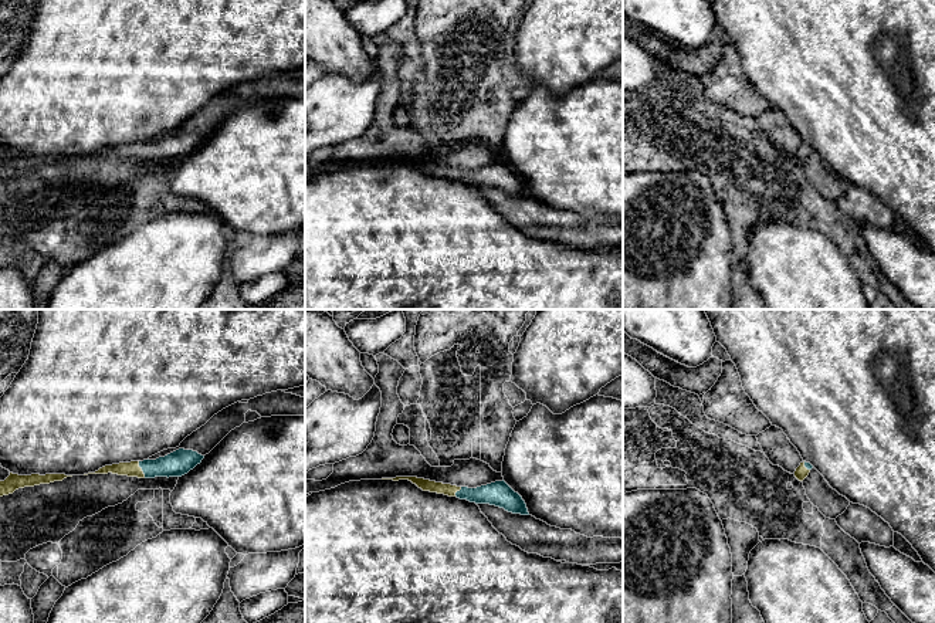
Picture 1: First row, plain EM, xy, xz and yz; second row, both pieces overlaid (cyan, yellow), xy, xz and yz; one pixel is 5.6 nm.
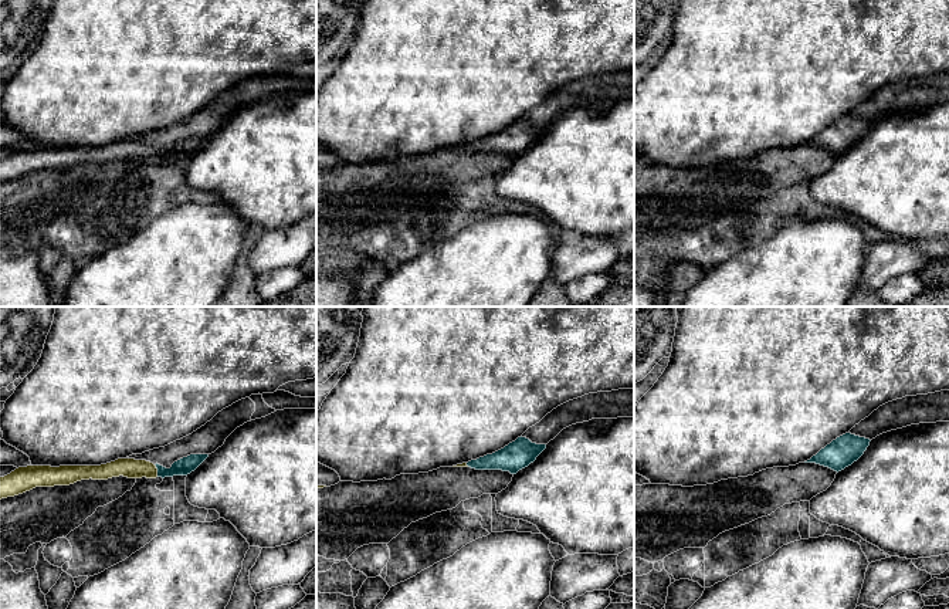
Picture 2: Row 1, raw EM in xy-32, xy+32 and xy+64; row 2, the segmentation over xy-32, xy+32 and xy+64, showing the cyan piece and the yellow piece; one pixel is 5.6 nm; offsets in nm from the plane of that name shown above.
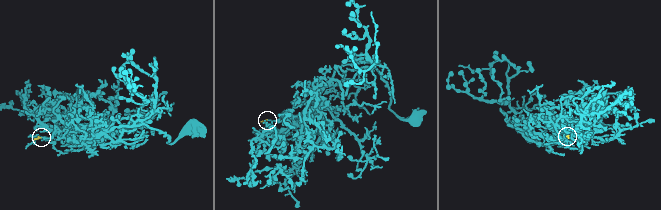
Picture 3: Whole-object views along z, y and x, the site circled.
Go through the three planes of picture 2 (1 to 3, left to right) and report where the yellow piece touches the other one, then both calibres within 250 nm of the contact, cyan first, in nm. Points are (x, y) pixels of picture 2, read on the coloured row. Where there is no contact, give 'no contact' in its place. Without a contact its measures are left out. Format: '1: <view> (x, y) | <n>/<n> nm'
1: xy-32 (158, 470) | 100/110 nm
2: xy+32 (467, 464) | 140/30 nm
3: no contact

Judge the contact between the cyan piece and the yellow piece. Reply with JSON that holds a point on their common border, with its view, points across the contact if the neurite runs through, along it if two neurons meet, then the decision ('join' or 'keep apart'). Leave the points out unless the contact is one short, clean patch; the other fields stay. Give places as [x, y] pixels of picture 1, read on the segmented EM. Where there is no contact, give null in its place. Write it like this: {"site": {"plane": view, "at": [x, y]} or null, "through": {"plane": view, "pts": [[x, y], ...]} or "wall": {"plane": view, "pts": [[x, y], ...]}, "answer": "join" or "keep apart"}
{"site": {"plane": "xy", "at": [142, 470]}, "through": {"plane": "xy", "pts": [[180, 461], [142, 470], [132, 469]]}, "answer": "join"}

